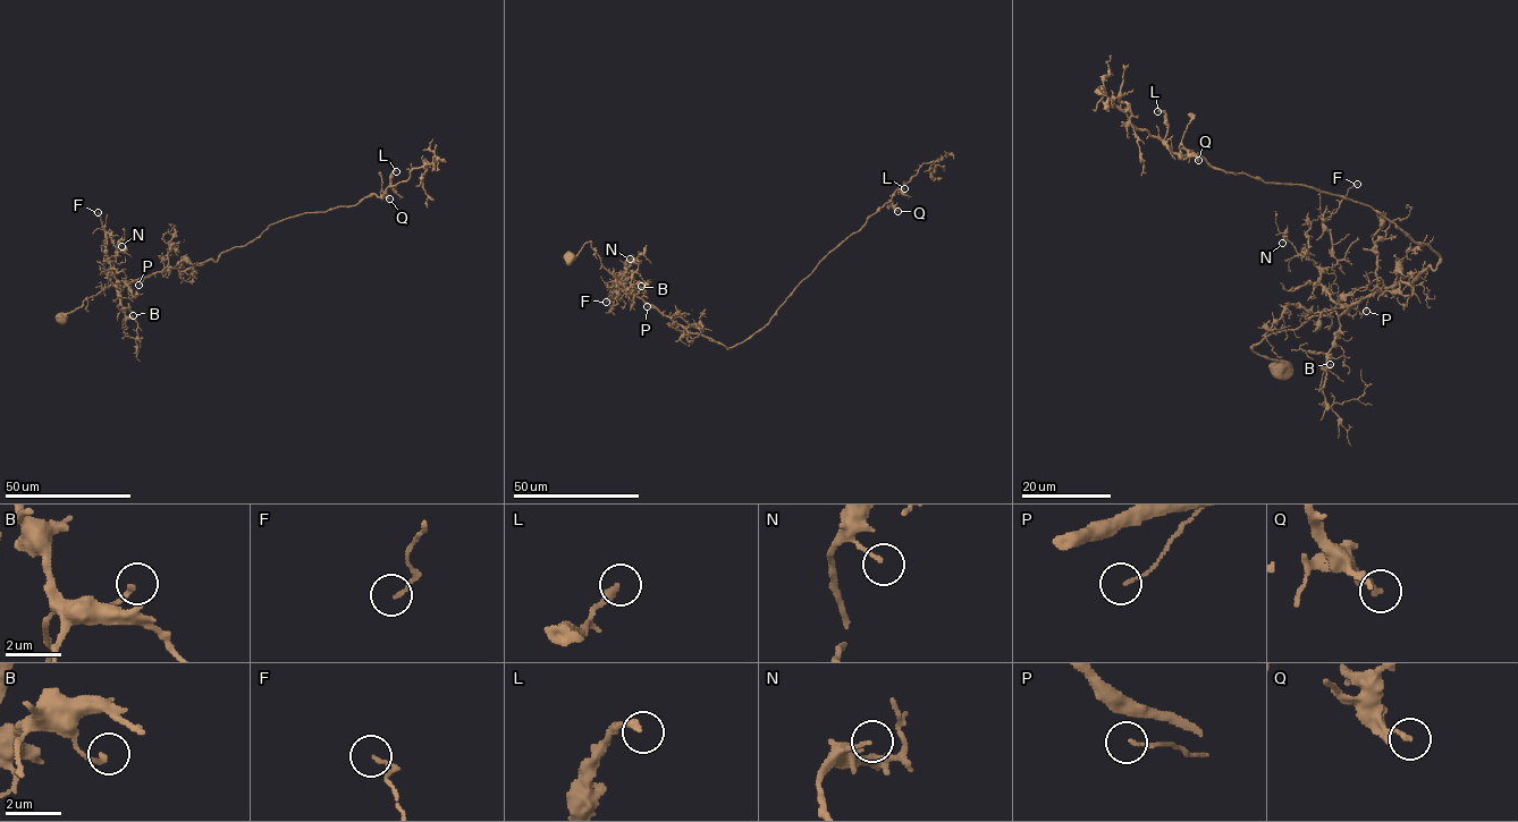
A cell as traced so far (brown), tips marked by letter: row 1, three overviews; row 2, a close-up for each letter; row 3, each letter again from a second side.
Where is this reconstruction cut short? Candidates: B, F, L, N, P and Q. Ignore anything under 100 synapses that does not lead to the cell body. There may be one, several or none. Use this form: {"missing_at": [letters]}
{"missing_at": []}

